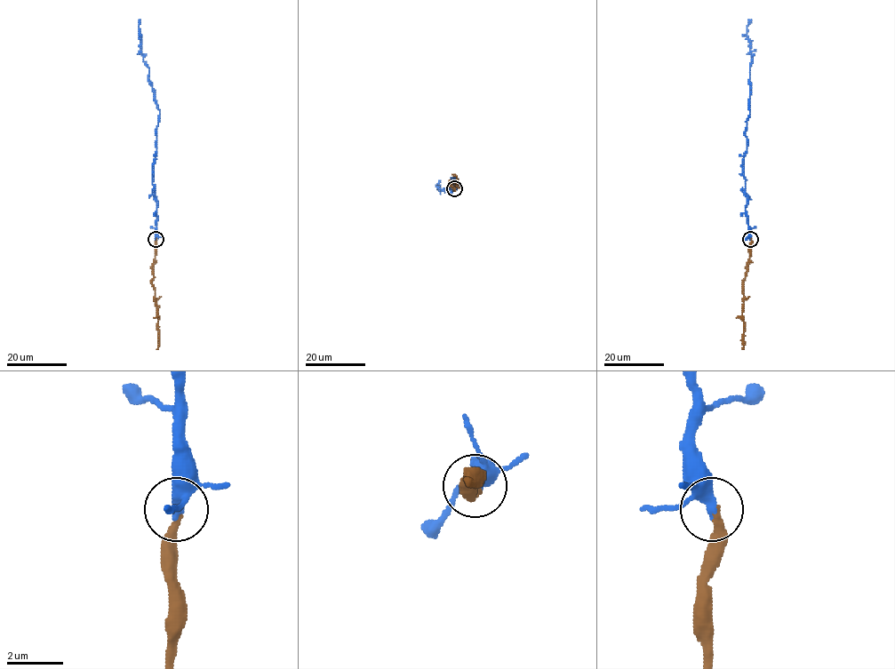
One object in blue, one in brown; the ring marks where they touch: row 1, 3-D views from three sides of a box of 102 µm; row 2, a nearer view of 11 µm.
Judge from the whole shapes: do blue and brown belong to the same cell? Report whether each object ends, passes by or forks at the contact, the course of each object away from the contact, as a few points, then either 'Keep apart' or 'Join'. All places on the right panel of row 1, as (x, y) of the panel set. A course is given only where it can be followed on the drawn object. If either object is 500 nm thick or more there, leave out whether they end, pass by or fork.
At the ring blue passes by. At the ring brown ends. Course of blue: (751, 239), (742, 162), (747, 150), (745, 130), (750, 109), (751, 56), (747, 35), (750, 19). Course of brown: (751, 239), (750, 259), (743, 282), (742, 349). Join

